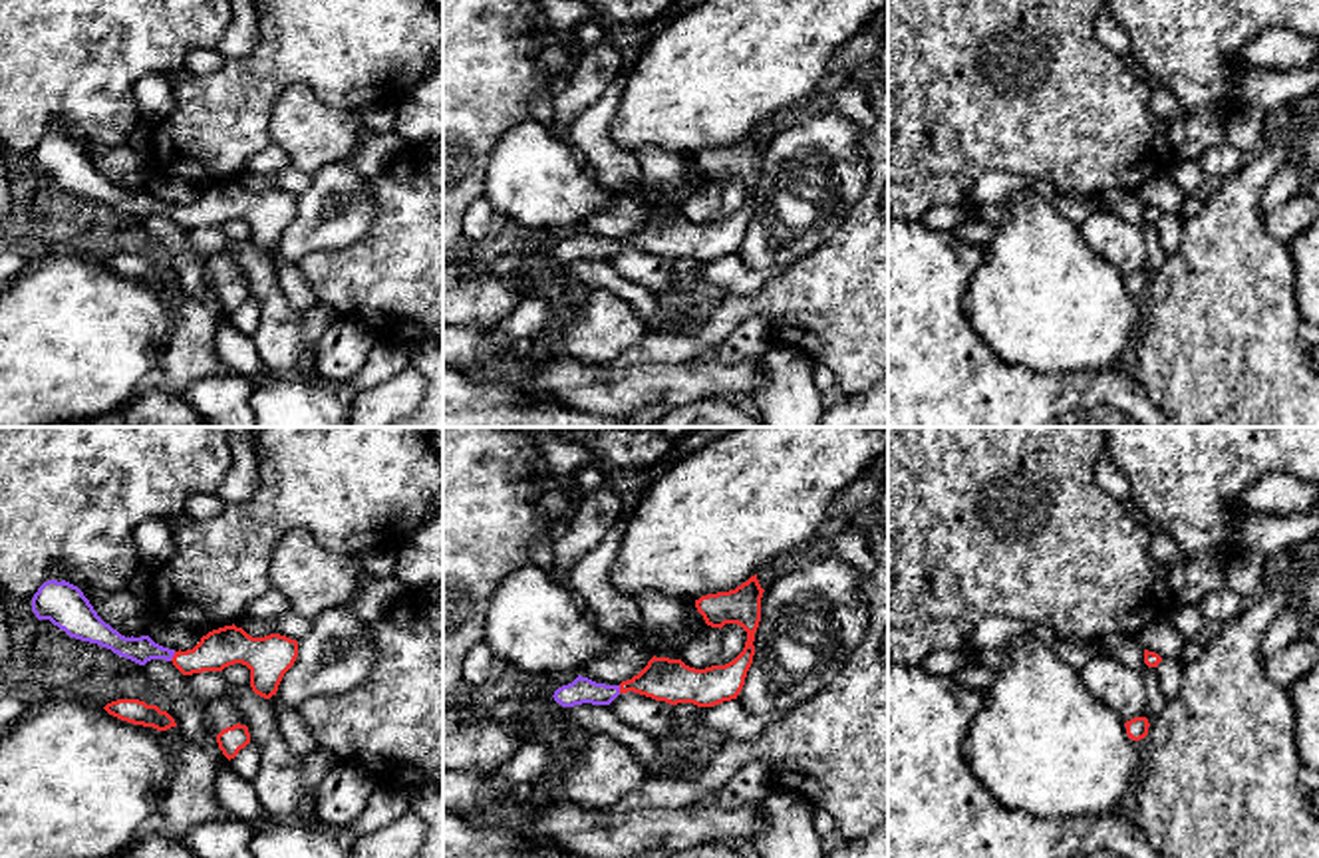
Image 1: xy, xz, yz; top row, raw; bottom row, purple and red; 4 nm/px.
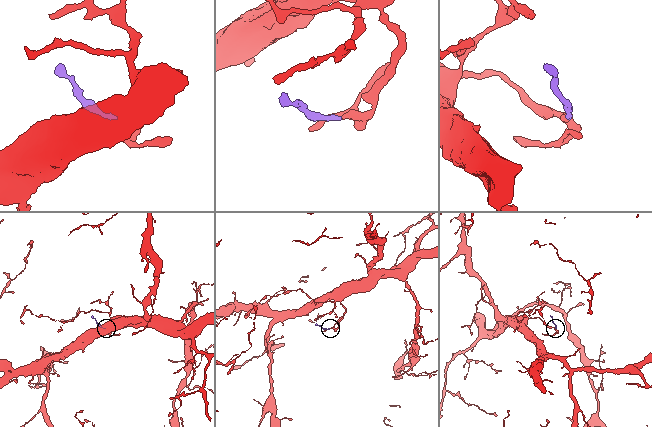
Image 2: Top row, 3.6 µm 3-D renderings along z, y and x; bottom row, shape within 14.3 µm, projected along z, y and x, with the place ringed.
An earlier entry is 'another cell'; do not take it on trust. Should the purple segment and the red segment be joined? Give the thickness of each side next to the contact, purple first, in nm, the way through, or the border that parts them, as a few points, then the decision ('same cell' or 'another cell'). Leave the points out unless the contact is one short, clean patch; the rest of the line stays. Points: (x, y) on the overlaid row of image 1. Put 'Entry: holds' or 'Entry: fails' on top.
Entry: fails
110 nm thick on the purple side, 160 nm on the other; runs through xy (140, 650), (173, 654), (203, 658), (225, 646); same cell

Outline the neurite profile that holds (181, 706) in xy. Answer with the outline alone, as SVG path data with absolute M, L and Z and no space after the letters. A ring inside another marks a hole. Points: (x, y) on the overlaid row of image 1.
M151 659L141 667L149 685L163 693L167 713L175 719L183 737L207 747L213 755L219 755L217 735L207 729L203 711L191 695L185 675L173 665L173 661Z

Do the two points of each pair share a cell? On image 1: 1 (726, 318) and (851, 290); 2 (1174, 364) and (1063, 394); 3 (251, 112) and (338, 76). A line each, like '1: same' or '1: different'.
1: same
2: different
3: same

